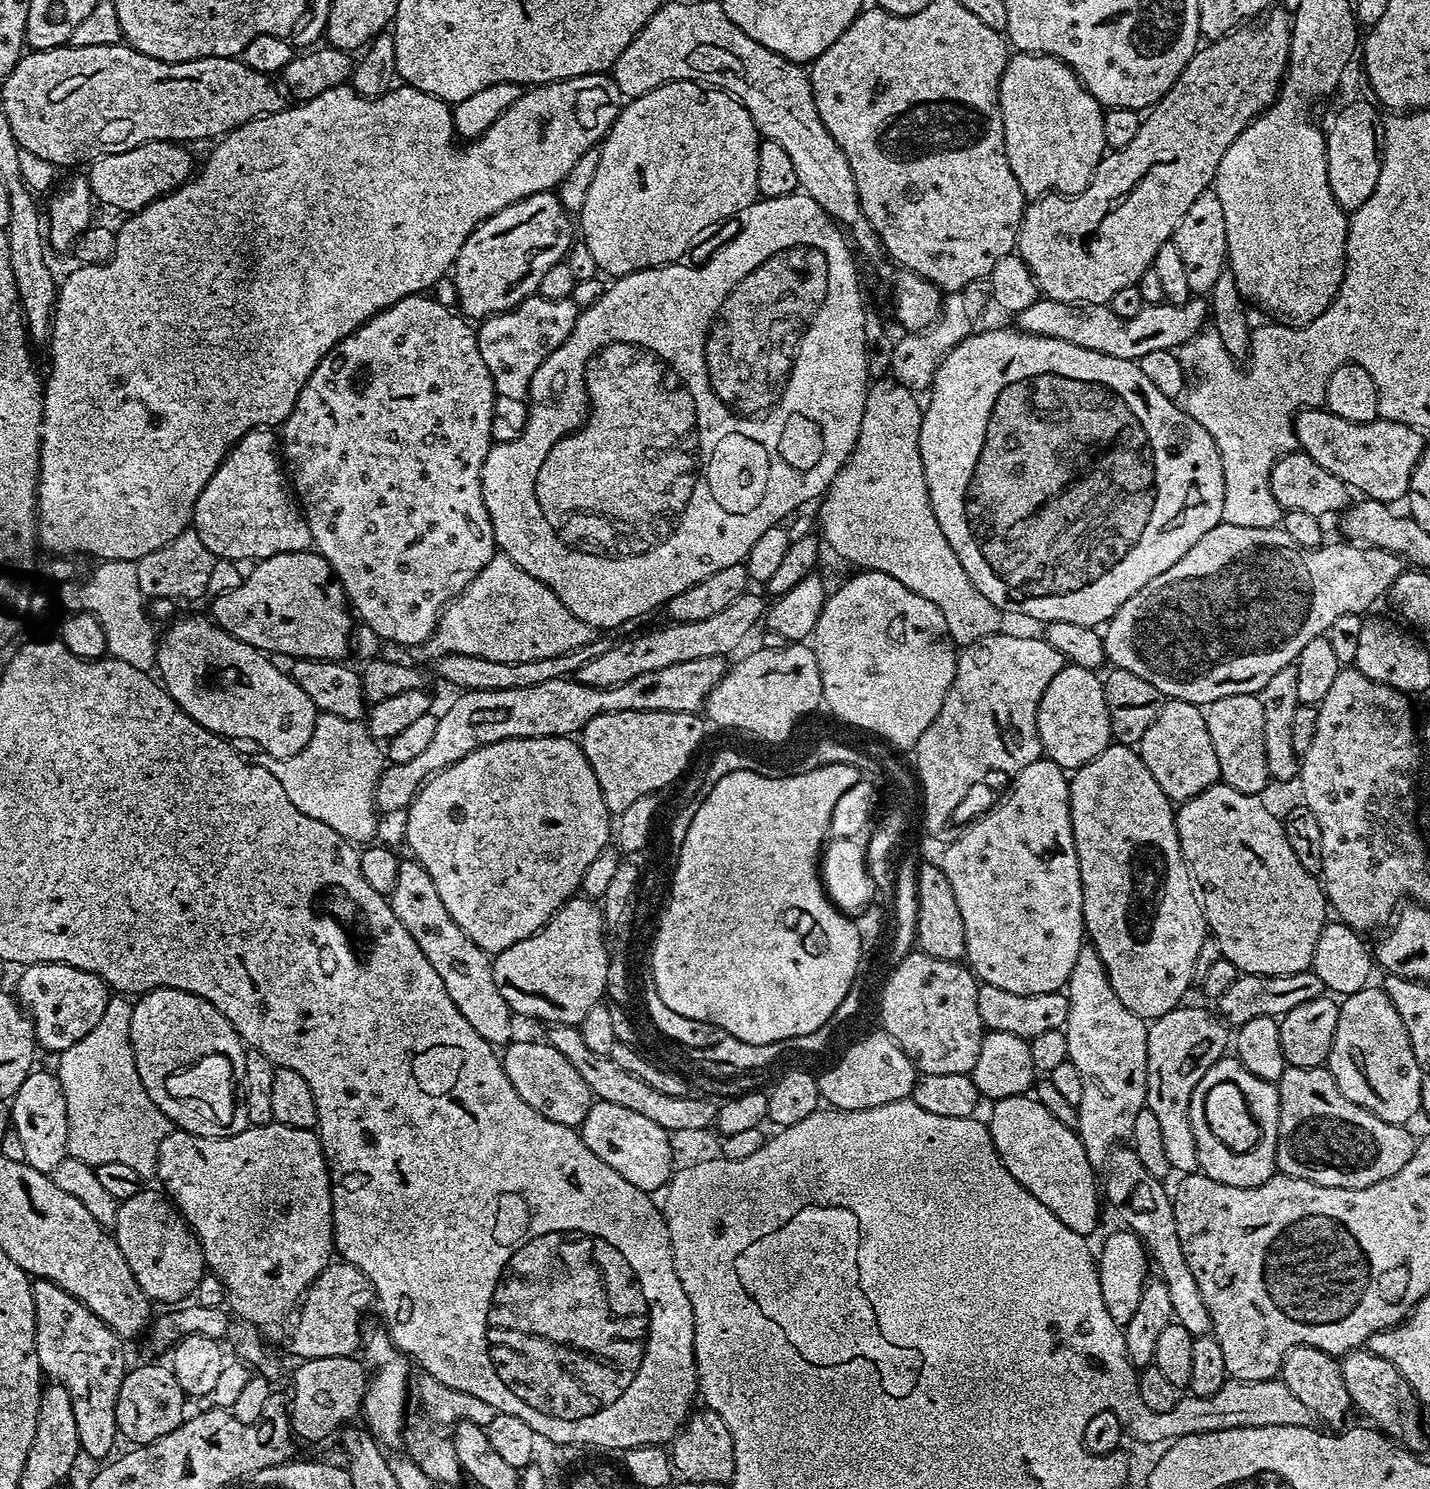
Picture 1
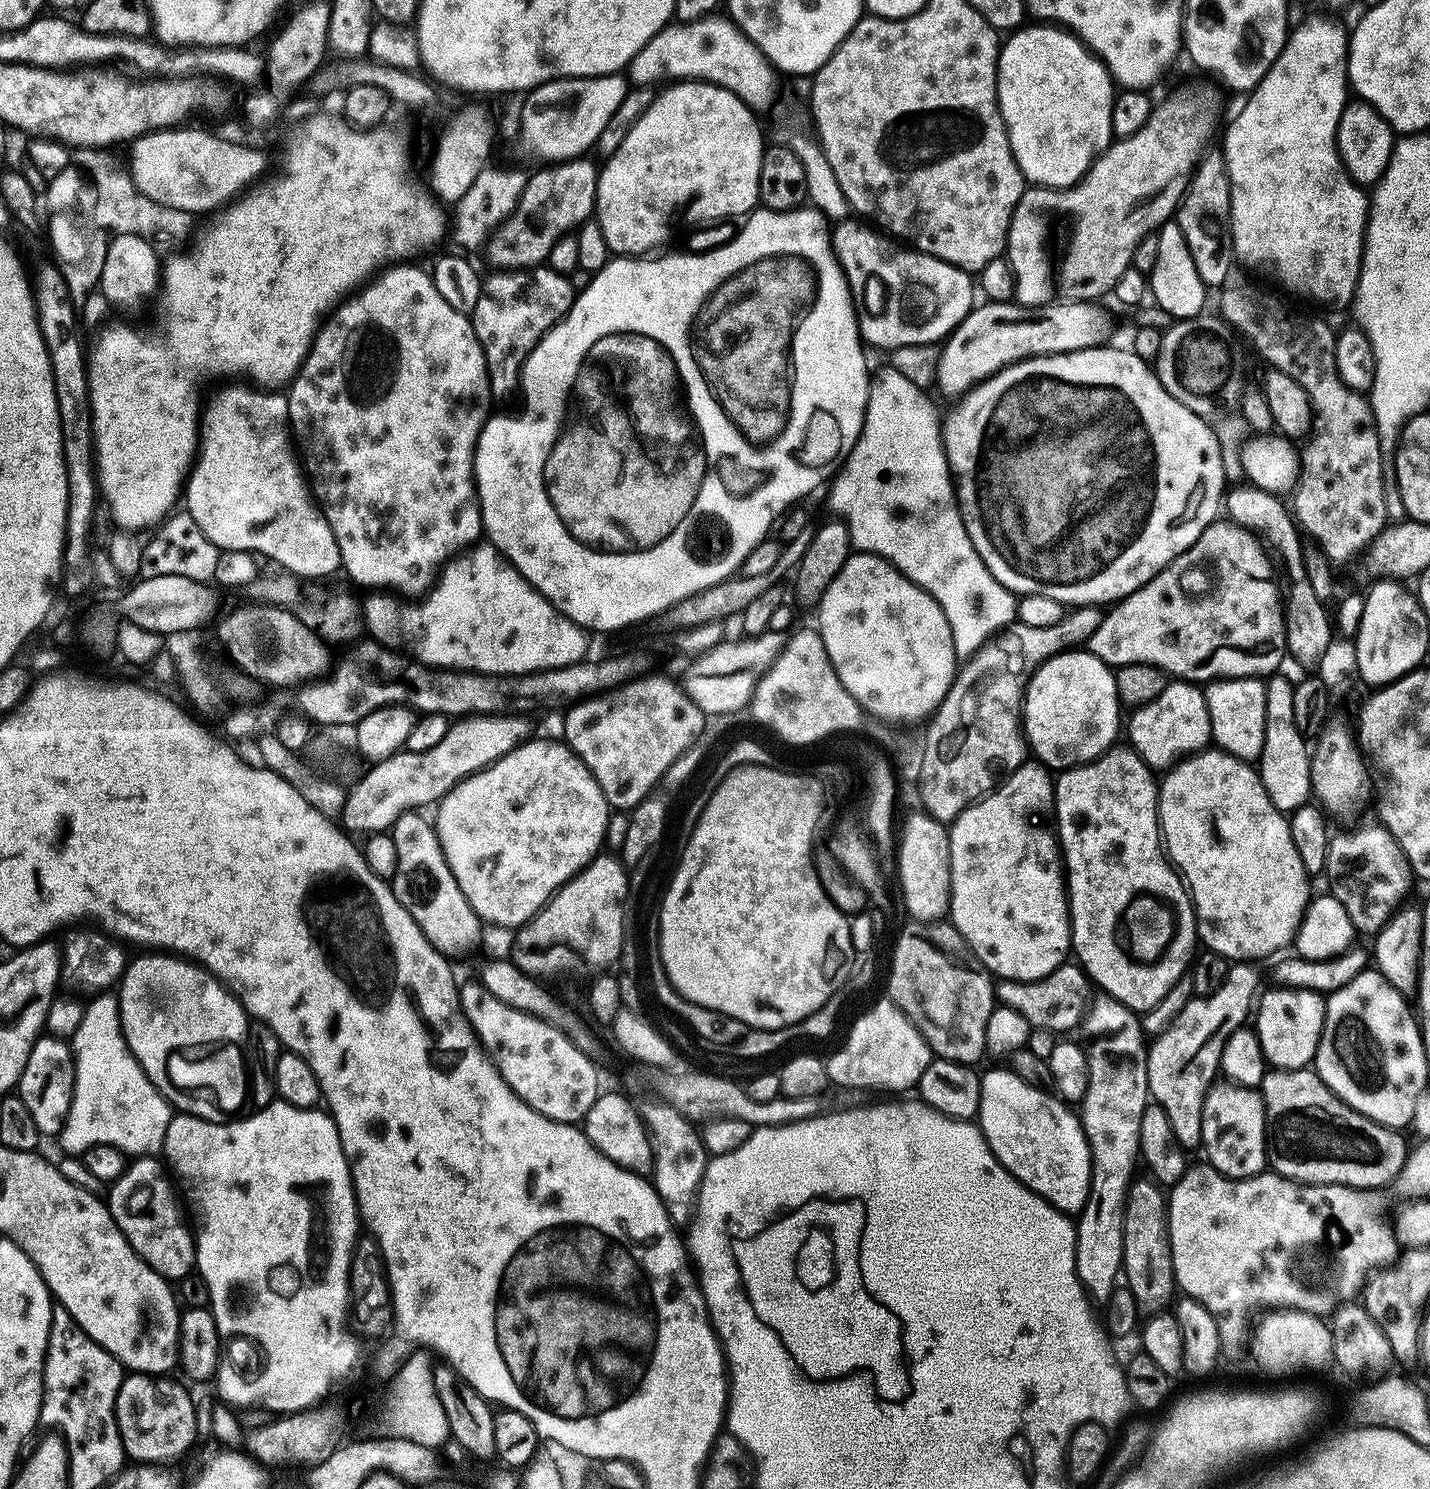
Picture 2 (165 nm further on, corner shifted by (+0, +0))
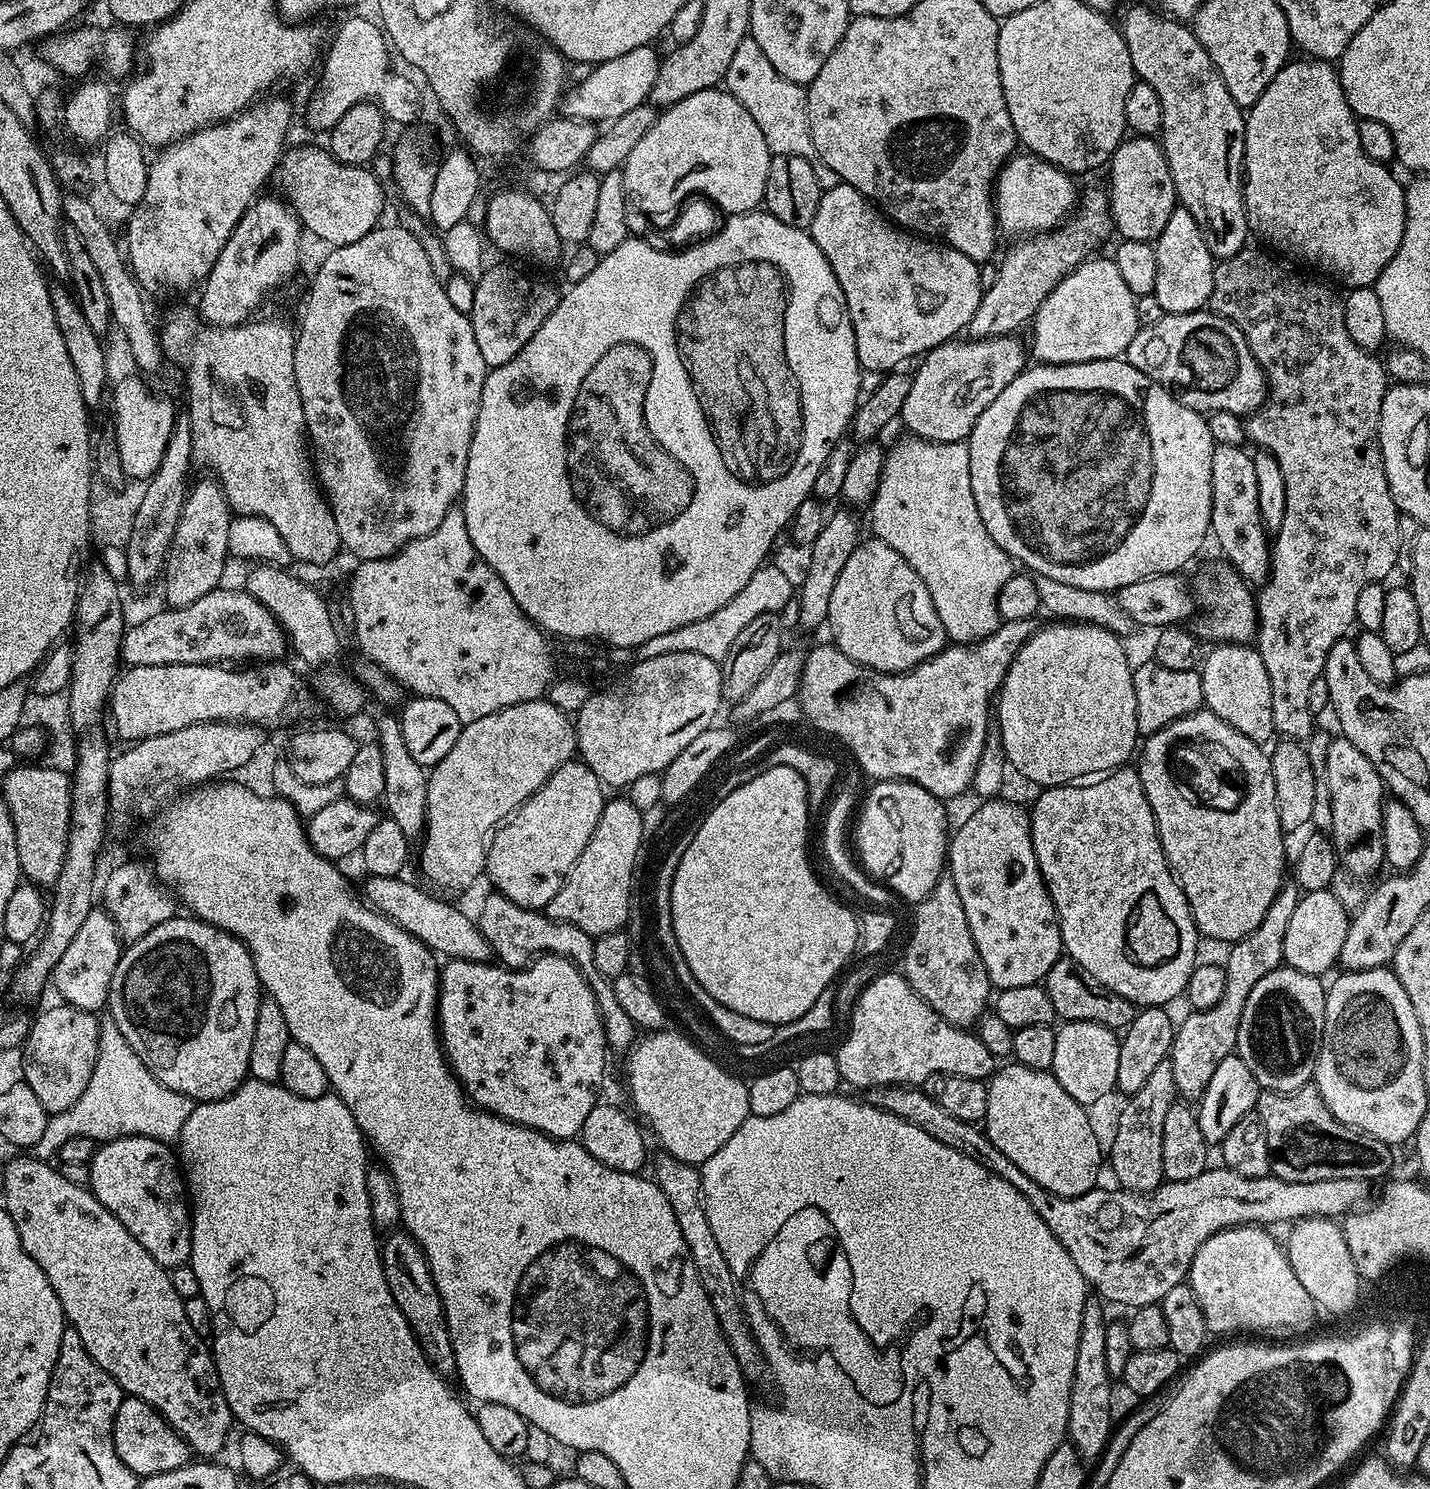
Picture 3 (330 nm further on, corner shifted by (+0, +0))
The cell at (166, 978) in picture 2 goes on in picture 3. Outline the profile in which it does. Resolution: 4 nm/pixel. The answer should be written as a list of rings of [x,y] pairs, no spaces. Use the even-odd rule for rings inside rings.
[[[177,914],[121,951],[106,1008],[112,1011],[110,1018],[126,1034],[126,1042],[130,1042],[134,1054],[142,1058],[158,1082],[189,1096],[193,1102],[203,1102],[226,1098],[249,1075],[250,1042],[254,1042],[254,1022],[261,999],[260,979],[248,947],[205,920]]]

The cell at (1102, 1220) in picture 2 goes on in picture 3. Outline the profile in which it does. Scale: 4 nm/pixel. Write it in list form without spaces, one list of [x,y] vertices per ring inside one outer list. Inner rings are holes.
[[[1090,1298],[1084,1304],[1082,1326],[1079,1328],[1078,1353],[1075,1358],[1074,1382],[1071,1384],[1070,1411],[1067,1414],[1069,1443],[1082,1460],[1094,1462],[1104,1452],[1114,1428],[1112,1420],[1112,1377],[1106,1370],[1106,1330],[1103,1303]]]

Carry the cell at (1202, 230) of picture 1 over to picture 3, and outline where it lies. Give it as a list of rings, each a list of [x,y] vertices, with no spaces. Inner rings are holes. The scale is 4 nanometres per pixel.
[[[1132,8],[1118,20],[1118,27],[1124,36],[1126,50],[1130,50],[1130,62],[1137,77],[1149,84],[1162,101],[1162,147],[1170,166],[1170,174],[1174,178],[1179,207],[1190,210],[1190,218],[1198,222],[1198,230],[1202,230],[1202,238],[1206,238],[1206,246],[1213,261],[1233,260],[1245,251],[1247,244],[1244,243],[1250,240],[1242,179],[1246,116],[1234,98],[1230,98],[1230,90],[1226,90],[1222,74],[1218,74],[1210,54],[1206,54],[1202,42],[1198,42],[1195,31],[1171,15],[1156,12],[1148,8]]]

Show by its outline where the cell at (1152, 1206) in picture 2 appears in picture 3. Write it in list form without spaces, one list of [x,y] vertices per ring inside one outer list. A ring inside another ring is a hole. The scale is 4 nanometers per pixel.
[[[1168,1062],[1155,1067],[1146,1084],[1137,1093],[1127,1097],[1110,1155],[1112,1172],[1121,1189],[1131,1190],[1136,1194],[1148,1194],[1165,1183],[1162,1170],[1162,1126],[1170,1106],[1177,1103],[1177,1100],[1174,1070]]]

